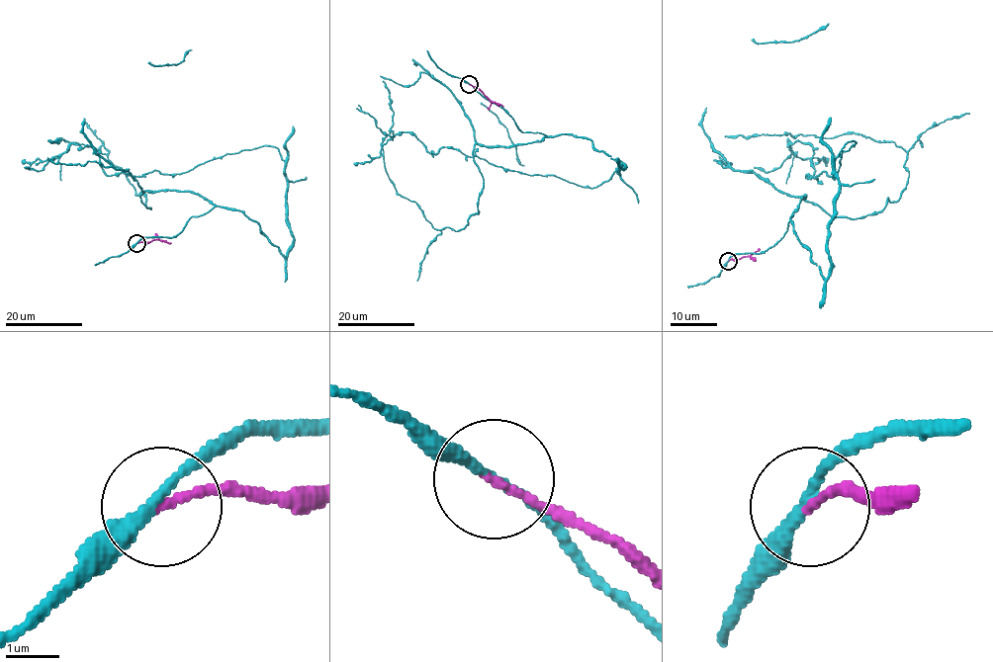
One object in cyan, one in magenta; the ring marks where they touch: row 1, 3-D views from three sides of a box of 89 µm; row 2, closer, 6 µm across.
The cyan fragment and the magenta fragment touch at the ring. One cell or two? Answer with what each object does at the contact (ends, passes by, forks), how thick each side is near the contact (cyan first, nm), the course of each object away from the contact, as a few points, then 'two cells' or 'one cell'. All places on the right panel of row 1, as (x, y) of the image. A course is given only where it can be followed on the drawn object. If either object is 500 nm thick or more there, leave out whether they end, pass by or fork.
cyan passes by; magenta ends; calibres 180 and 160 nm; course cyan (728, 261), (792, 215), (825, 279), (835, 160), (855, 141), (817, 179), (787, 139), (825, 159); course magenta (728, 261), (749, 256), (756, 260); two cells

